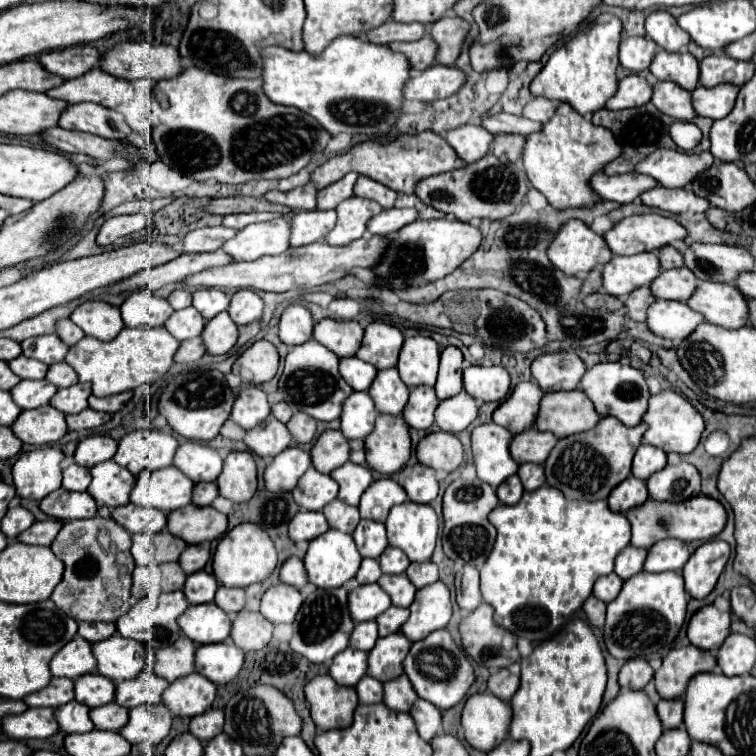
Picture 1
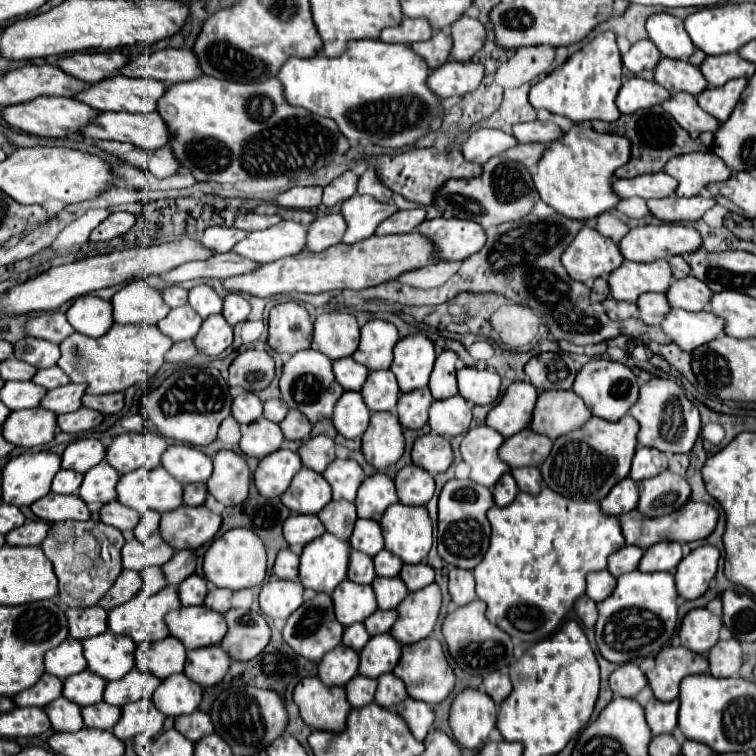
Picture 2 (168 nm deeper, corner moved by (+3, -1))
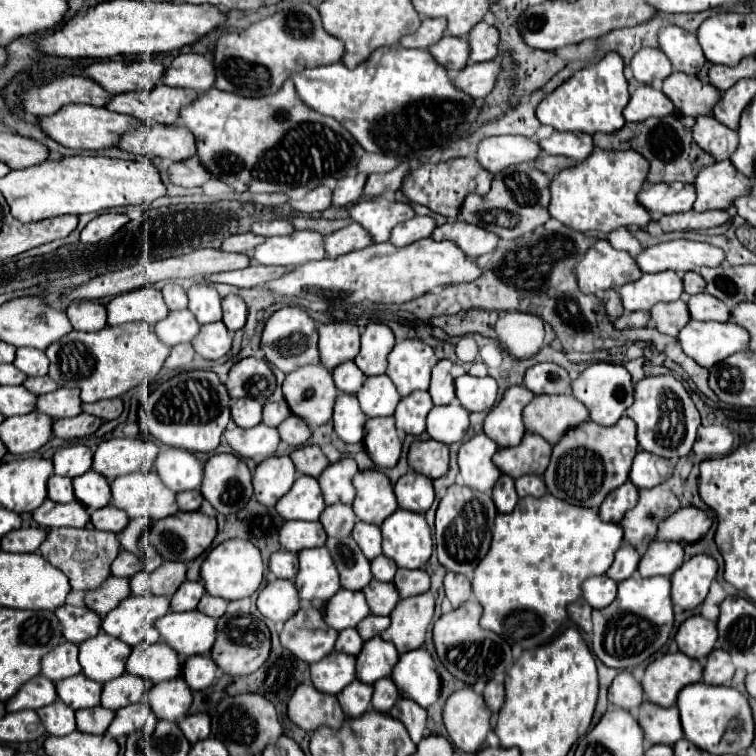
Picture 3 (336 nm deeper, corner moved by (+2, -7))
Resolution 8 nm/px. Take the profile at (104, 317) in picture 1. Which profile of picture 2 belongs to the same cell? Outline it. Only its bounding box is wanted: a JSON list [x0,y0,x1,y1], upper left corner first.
[67,295,113,337]

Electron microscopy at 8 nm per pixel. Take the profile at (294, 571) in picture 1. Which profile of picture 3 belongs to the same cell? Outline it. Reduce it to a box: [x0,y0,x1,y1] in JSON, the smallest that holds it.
[266,549,298,585]

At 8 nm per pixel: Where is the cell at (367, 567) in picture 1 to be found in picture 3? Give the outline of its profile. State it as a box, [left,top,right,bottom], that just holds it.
[326,537,372,591]

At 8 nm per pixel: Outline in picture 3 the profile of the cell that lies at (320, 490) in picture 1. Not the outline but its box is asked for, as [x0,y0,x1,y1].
[276,475,326,521]

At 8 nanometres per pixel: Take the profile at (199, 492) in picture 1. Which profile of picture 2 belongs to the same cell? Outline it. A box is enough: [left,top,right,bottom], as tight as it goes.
[183,483,207,505]

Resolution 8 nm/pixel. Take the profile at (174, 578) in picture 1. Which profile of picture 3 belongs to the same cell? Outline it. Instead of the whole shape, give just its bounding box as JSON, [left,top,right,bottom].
[84,577,130,617]

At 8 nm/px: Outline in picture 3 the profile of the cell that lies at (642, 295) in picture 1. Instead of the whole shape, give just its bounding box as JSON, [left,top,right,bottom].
[650,299,690,337]

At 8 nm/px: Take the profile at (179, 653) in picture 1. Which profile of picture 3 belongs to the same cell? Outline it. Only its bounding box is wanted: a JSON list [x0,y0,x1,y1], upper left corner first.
[126,641,182,683]

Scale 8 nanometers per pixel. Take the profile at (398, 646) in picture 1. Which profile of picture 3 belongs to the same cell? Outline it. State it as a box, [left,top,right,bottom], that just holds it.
[356,637,398,685]

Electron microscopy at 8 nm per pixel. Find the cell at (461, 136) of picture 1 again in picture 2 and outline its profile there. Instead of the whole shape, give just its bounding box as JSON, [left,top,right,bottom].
[459,129,517,165]

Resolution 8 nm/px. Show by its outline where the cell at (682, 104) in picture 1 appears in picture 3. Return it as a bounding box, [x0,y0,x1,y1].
[692,117,738,161]

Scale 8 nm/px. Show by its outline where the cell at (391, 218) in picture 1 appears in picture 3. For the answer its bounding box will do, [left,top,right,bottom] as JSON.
[390,215,436,247]

